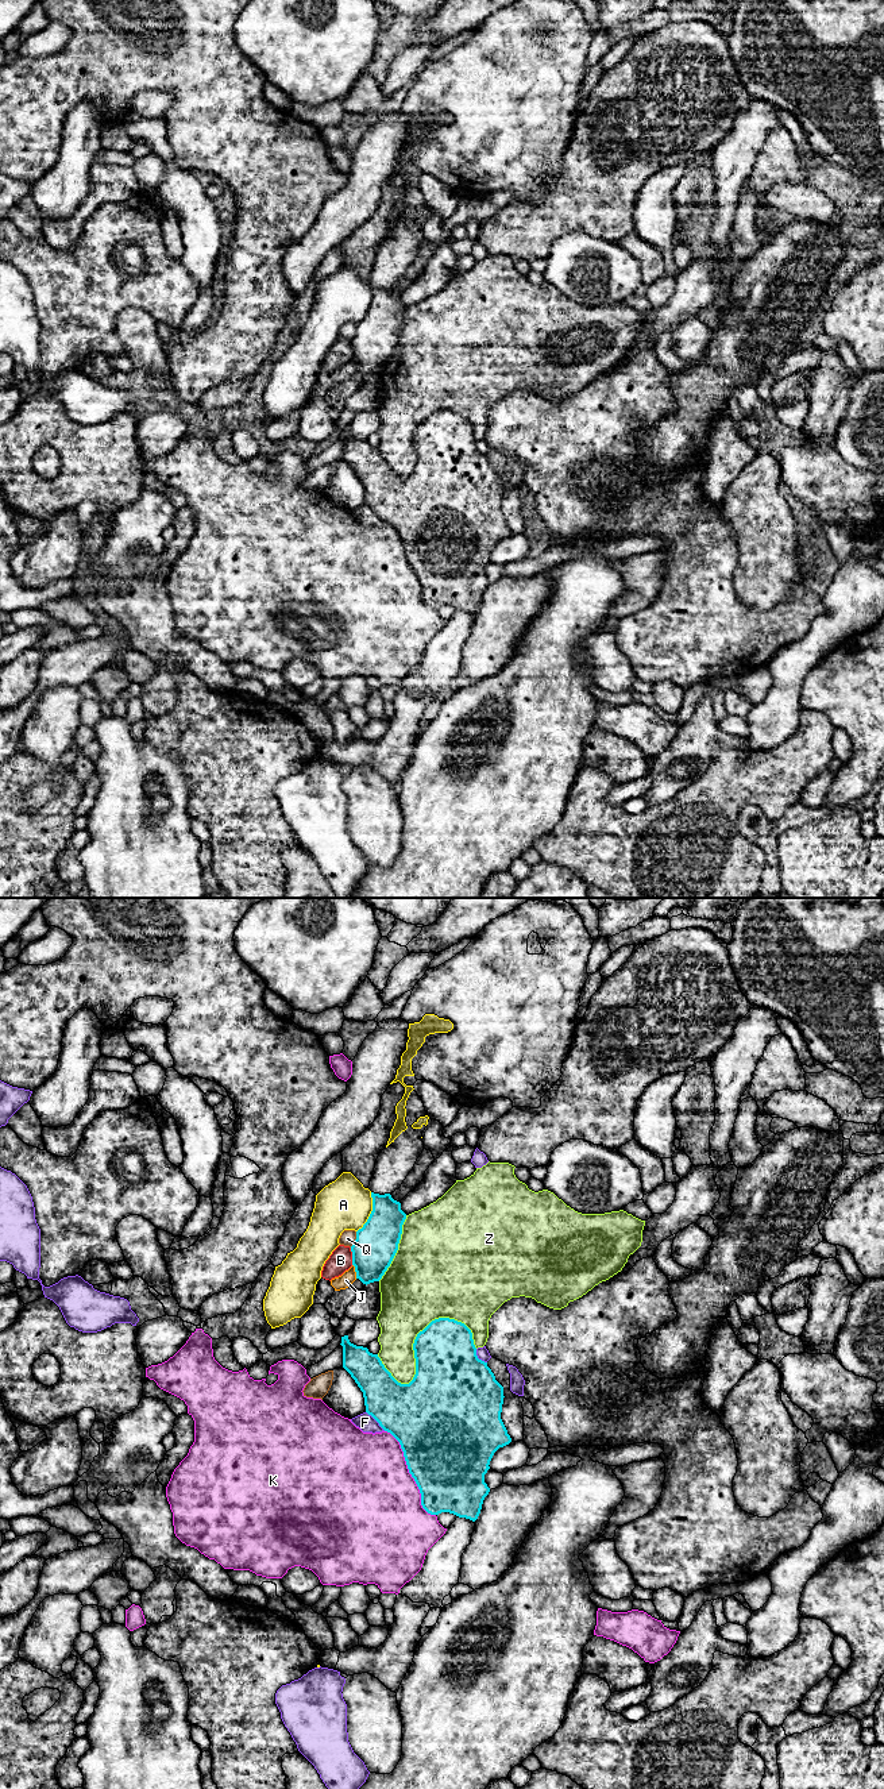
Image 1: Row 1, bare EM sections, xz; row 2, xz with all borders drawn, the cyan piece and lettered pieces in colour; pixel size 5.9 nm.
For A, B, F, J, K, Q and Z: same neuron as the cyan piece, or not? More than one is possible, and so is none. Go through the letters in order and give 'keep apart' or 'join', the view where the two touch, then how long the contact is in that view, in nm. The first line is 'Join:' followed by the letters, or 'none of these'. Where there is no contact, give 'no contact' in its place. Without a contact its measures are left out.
Join: none of these
A: keep apart; contact in xz; length 260 nm
B: keep apart; contact in xz; length 110 nm
F: keep apart; contact in xz; length 170 nm
J: keep apart; contact in xz; length 90 nm
K: keep apart; contact in xz; length 600 nm
Q: keep apart; contact in xz; length 100 nm
Z: keep apart; contact in xz; length 600 nm

